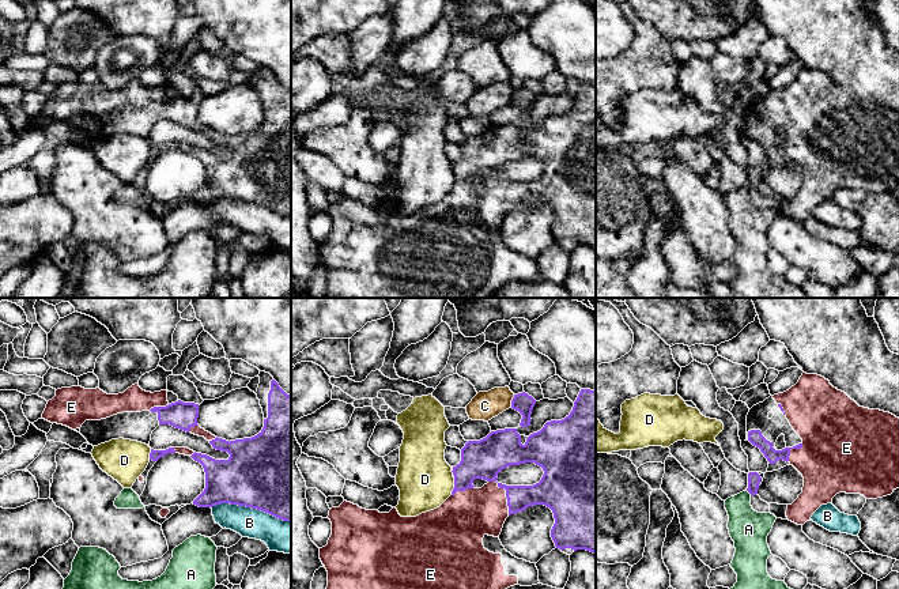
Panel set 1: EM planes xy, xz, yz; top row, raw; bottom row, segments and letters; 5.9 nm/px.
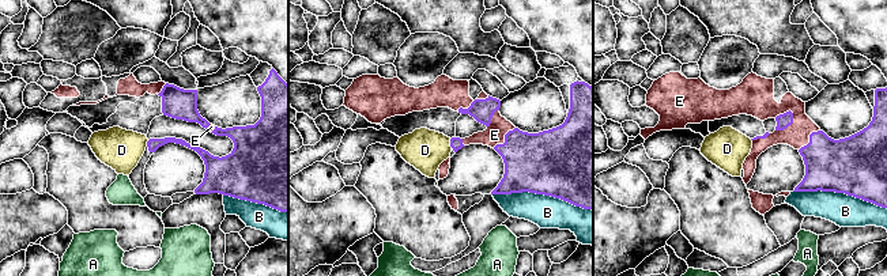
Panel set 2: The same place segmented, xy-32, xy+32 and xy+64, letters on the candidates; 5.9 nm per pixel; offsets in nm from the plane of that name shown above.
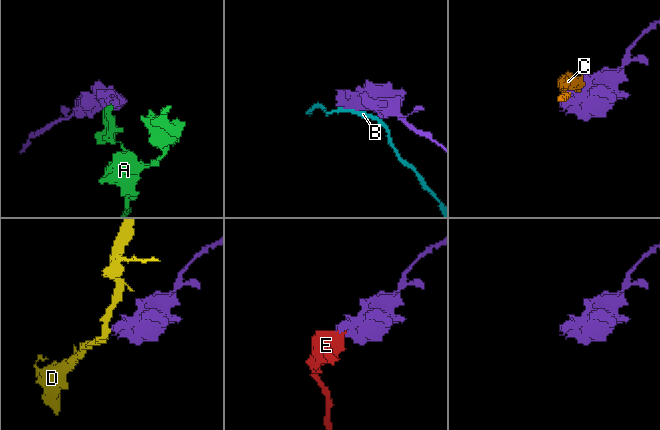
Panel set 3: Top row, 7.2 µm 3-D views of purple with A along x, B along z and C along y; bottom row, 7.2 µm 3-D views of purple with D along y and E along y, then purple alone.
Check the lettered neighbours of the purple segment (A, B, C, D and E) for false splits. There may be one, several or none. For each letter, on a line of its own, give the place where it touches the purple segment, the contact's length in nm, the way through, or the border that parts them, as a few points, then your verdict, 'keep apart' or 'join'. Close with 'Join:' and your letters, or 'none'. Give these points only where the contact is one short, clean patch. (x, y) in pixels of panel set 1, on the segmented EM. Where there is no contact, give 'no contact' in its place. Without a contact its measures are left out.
A: yz (748, 491) | 50 nm | along yz (745, 490), (751, 494) | keep apart
B: xy (250, 506) | 480 nm | keep apart
C: xz (512, 400) | 80 nm | along xz (514, 395), (510, 406) | keep apart
D: xz (454, 486) | 110 nm | along xz (454, 478), (450, 494) | keep apart
E: xz (506, 494) | 240 nm | join
Join: E

